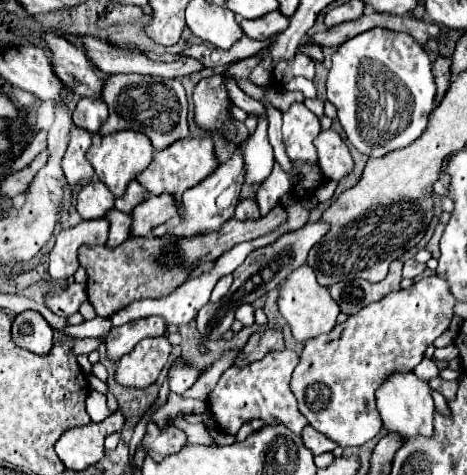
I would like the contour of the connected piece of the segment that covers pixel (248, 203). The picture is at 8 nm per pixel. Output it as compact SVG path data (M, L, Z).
M242 199L236 207L236 213L234 213L236 219L258 219L260 217L260 211L258 211L258 205L254 199Z

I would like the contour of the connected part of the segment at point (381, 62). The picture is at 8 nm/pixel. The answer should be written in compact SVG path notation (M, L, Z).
M370 29L342 43L332 55L326 89L348 141L368 157L384 157L414 143L436 107L436 83L426 49L410 35L388 29Z

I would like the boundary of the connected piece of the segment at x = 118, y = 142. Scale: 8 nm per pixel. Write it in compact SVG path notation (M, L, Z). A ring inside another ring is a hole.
M118 131L118 133L110 133L110 135L104 135L98 141L94 141L92 147L86 151L86 159L94 167L98 179L114 193L114 197L122 197L128 183L132 179L136 179L136 175L150 165L152 153L154 153L154 147L144 133Z

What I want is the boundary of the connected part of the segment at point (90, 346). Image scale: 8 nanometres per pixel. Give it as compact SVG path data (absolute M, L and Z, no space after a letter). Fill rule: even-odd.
M98 337L98 339L74 339L74 355L88 355L92 351L98 349L98 345L104 341L104 337Z

